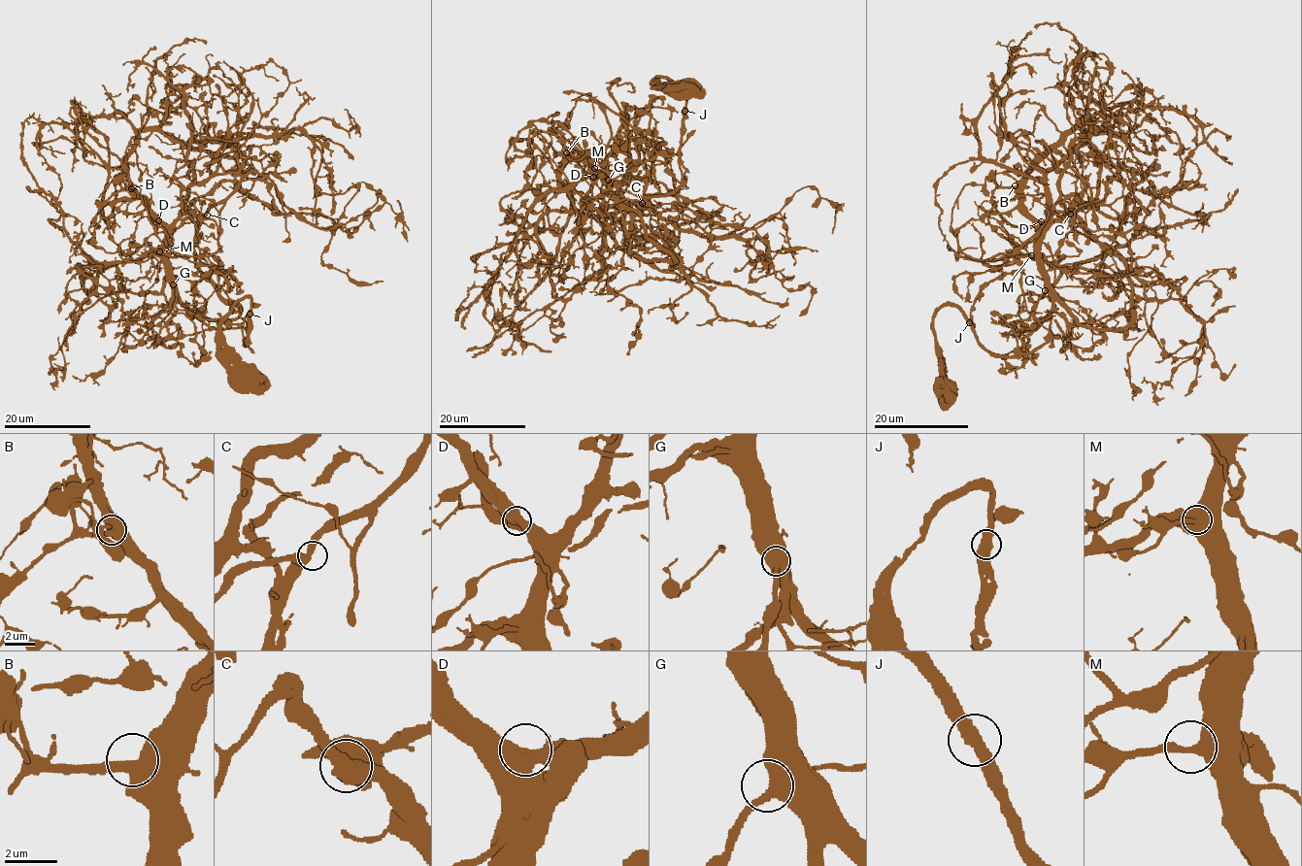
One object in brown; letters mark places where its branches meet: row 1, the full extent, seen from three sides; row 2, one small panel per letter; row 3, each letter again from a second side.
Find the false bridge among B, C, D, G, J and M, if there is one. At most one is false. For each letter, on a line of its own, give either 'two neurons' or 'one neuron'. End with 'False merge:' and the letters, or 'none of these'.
B: one neuron
C: one neuron
D: one neuron
G: one neuron
J: one neuron
M: one neuron
False merge: none of these

